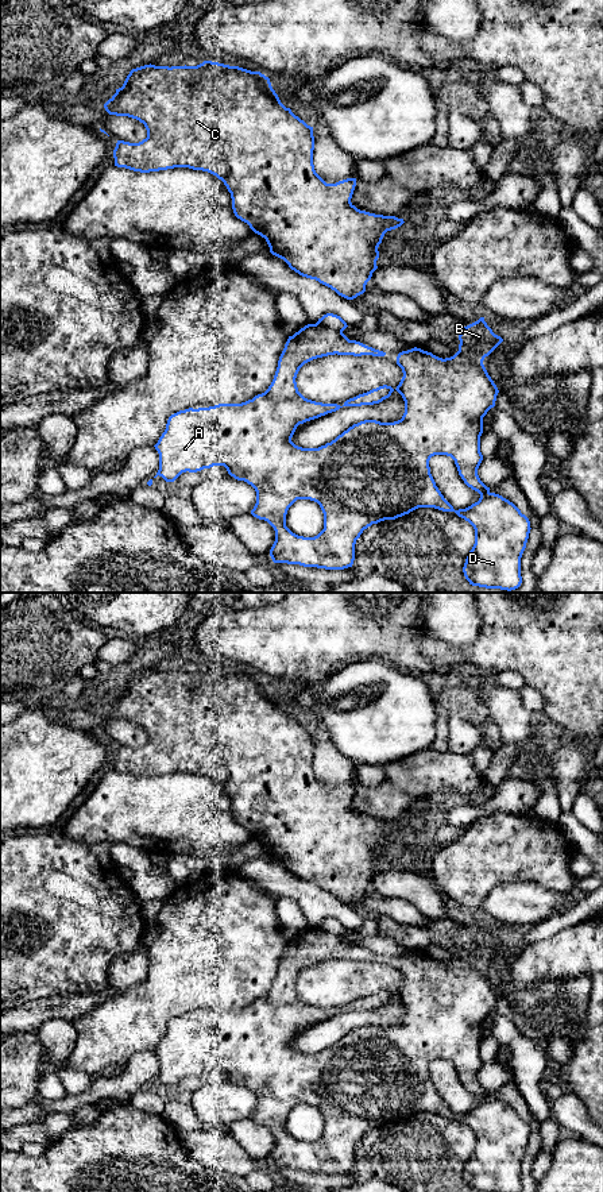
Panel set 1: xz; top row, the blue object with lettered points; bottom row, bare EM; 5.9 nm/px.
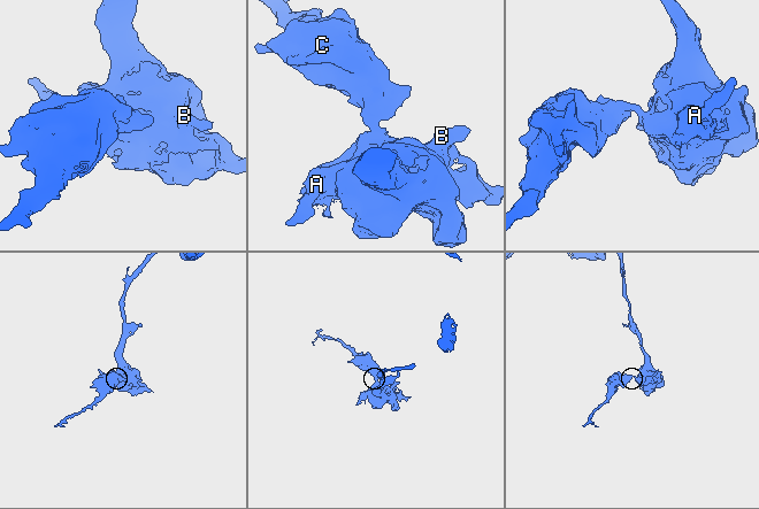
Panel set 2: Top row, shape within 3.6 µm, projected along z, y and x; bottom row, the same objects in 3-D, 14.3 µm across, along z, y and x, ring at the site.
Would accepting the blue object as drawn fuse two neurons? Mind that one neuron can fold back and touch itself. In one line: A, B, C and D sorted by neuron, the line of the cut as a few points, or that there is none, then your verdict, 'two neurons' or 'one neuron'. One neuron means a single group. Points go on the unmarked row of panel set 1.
A B D / C; cut in xz along (314, 929), (341, 937); two neurons

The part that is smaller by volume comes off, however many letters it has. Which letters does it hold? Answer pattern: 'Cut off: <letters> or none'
Cut off: C

